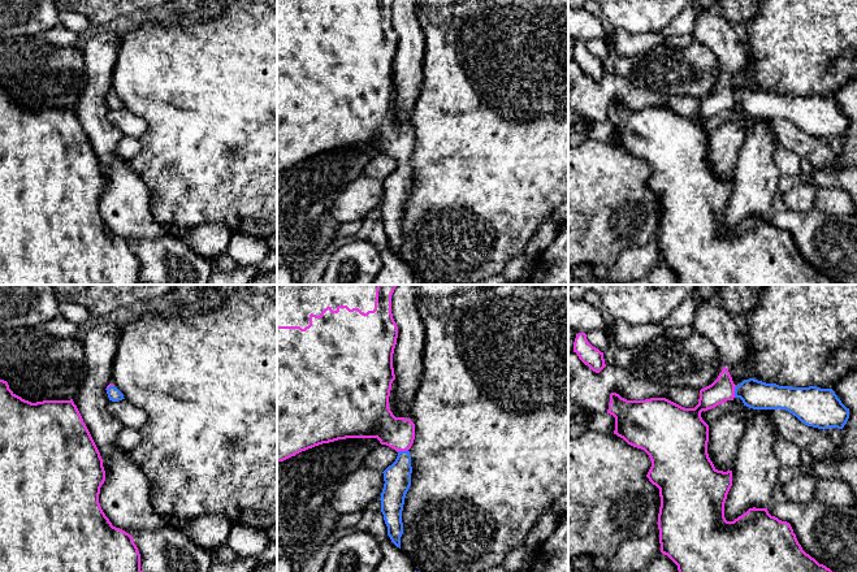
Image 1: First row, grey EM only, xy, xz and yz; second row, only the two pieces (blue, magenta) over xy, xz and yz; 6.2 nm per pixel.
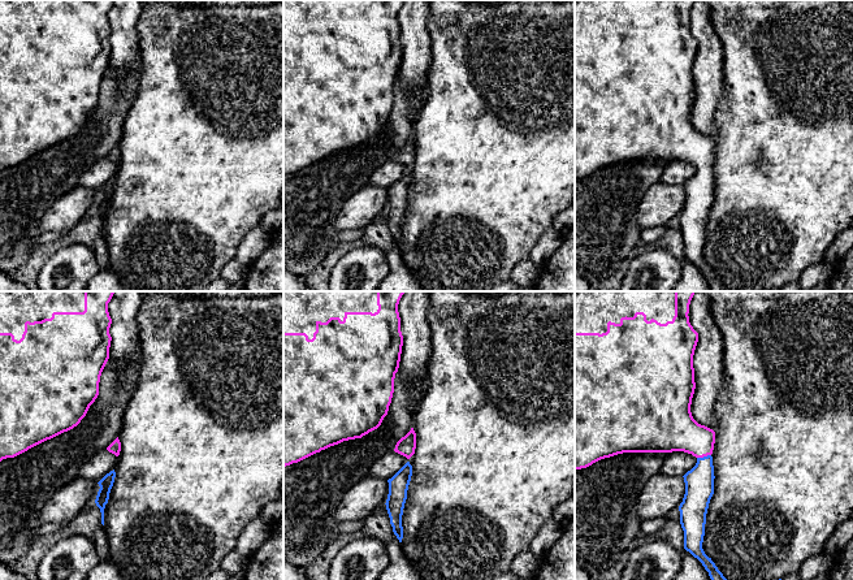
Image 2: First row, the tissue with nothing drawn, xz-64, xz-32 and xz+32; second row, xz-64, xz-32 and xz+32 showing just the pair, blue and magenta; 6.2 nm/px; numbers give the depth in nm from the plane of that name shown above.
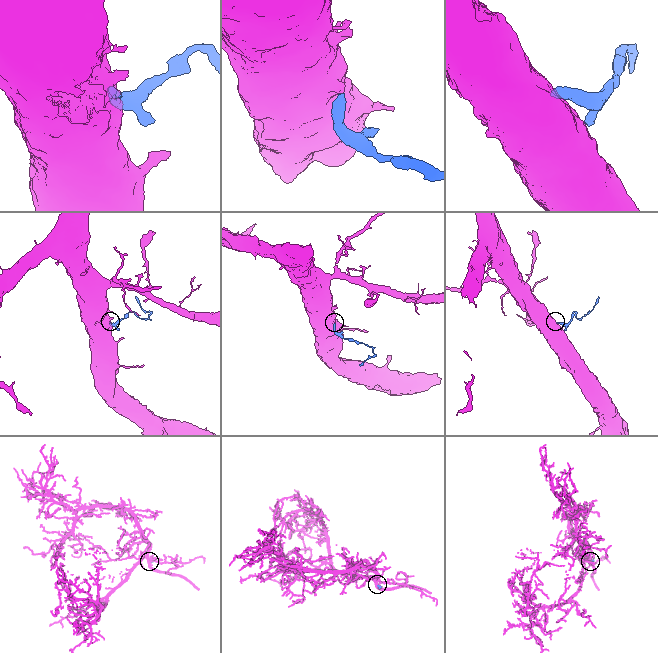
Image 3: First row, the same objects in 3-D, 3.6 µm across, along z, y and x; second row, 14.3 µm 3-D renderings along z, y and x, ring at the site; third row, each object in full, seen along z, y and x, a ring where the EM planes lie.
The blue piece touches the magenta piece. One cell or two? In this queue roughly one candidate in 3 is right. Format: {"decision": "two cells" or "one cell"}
{"decision": "one cell"}

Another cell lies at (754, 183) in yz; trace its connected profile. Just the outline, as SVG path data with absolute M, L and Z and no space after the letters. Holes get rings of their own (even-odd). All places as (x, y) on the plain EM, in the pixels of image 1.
M757 118L739 150L732 195L724 212L724 226L733 230L749 217L769 217L778 192L780 172L774 162L778 146L765 118Z

